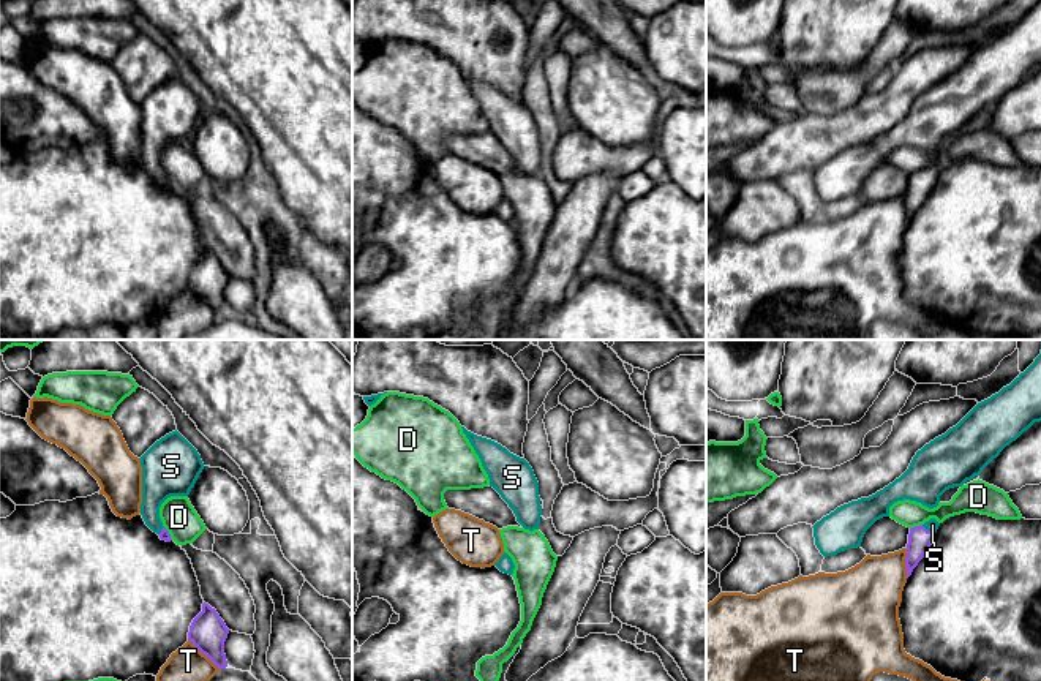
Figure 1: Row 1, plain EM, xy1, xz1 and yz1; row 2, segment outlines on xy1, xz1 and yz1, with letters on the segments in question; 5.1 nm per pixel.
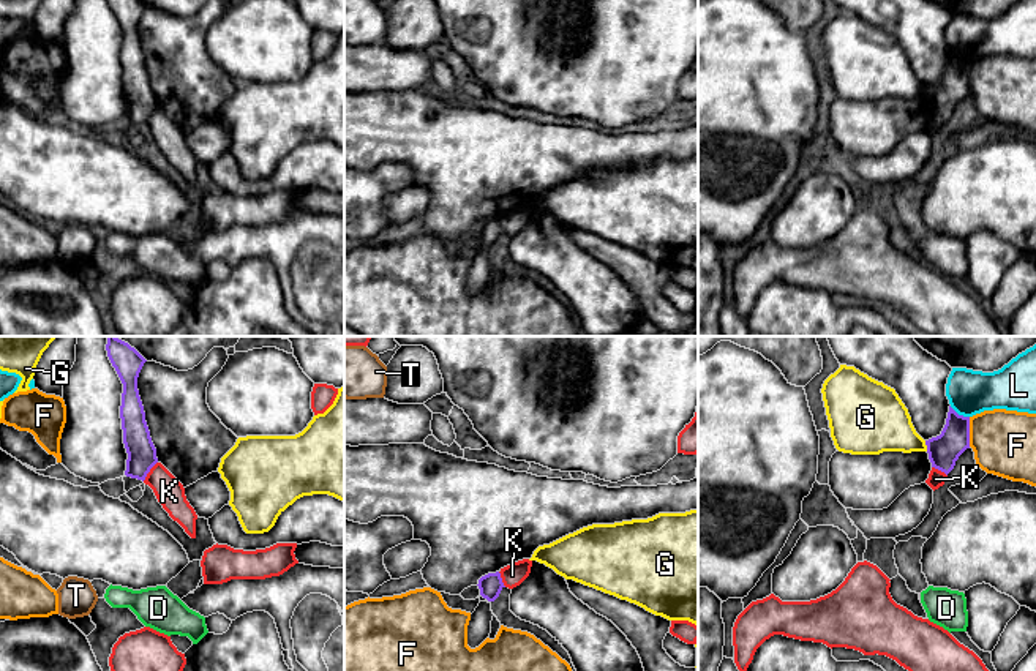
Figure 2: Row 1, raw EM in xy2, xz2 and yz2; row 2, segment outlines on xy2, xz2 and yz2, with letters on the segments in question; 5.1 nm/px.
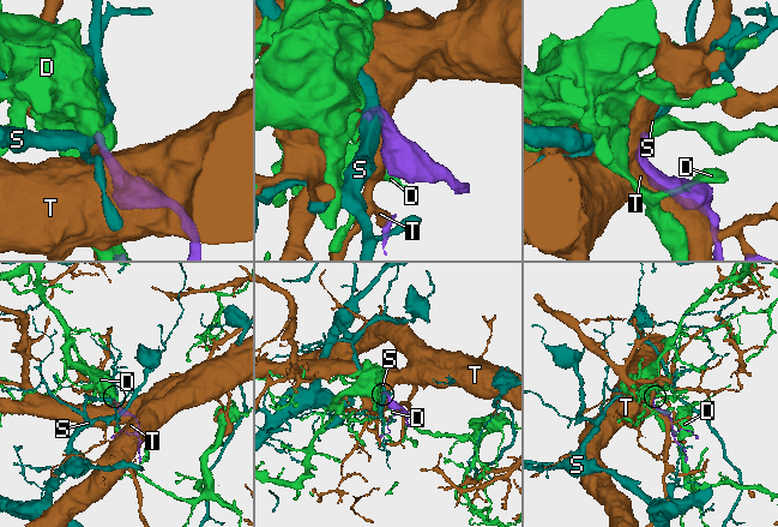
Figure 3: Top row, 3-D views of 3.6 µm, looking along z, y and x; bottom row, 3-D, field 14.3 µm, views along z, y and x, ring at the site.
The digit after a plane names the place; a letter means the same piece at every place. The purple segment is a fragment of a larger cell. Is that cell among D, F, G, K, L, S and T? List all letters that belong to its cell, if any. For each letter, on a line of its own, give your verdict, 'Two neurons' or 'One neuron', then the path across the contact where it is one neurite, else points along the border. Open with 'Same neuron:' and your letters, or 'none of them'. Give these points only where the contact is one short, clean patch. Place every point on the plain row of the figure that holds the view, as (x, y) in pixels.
Same neuron: S
D: Two neurons
F: Two neurons. Boundary: yz2 (968, 63), (970, 92)
G: Two neurons
K: Two neurons. Boundary: xy2 (157, 108), (142, 127)
L: Two neurons. Boundary: yz2 (949, 52), (968, 63)
S: One neuron. Path across: yz1 (920, 185), (926, 176), (932, 171)
T: Two neurons

